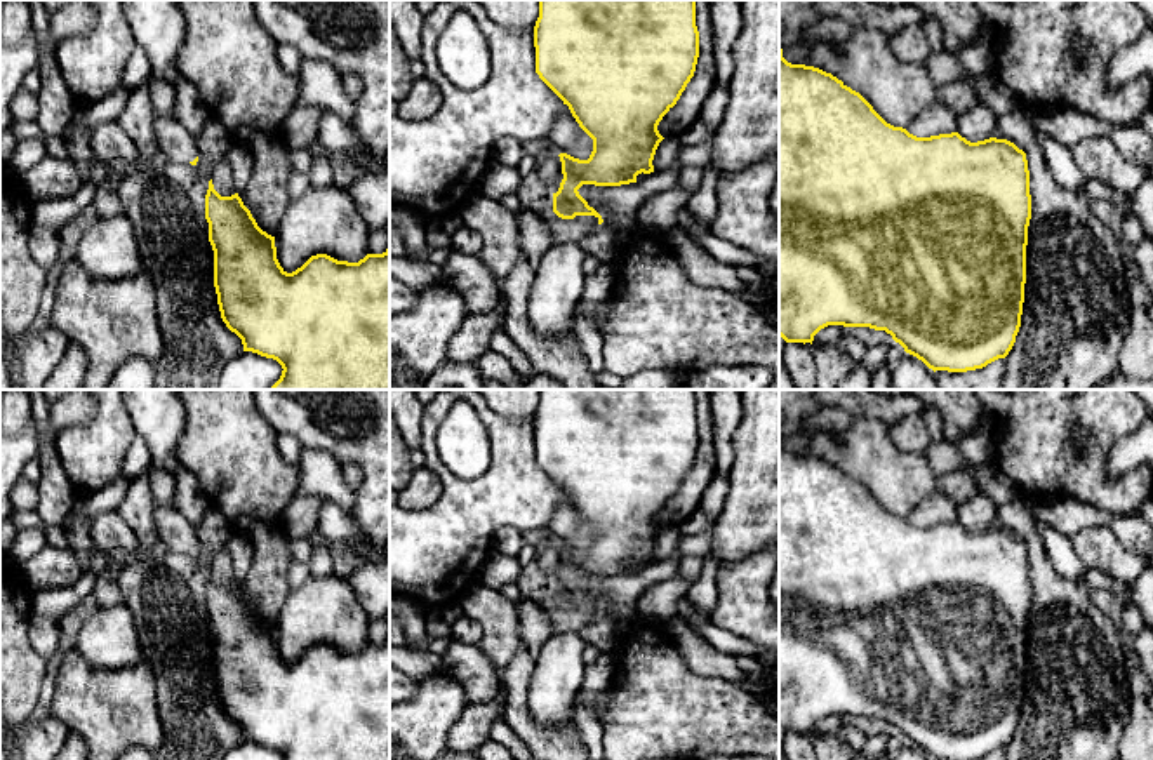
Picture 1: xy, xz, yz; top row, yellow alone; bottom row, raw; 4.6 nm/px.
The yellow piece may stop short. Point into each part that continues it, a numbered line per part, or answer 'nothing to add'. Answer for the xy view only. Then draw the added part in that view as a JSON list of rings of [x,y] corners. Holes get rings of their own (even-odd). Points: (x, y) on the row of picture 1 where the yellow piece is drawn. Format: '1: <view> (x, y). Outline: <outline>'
1: xy (178, 145). Outline: [[[155,115],[158,151],[169,162],[190,163],[198,157],[197,137],[172,115]]]

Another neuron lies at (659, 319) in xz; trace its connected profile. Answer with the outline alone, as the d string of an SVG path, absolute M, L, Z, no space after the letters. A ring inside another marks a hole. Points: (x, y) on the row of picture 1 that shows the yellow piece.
M663 237L621 247L609 318L600 327L605 370L626 379L645 369L701 372L715 365L760 365L779 379L779 329L737 294L701 287L683 271Z

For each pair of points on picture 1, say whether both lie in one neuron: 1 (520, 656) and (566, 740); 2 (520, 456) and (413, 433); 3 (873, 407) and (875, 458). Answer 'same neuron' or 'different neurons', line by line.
1: same neuron
2: different neurons
3: different neurons

